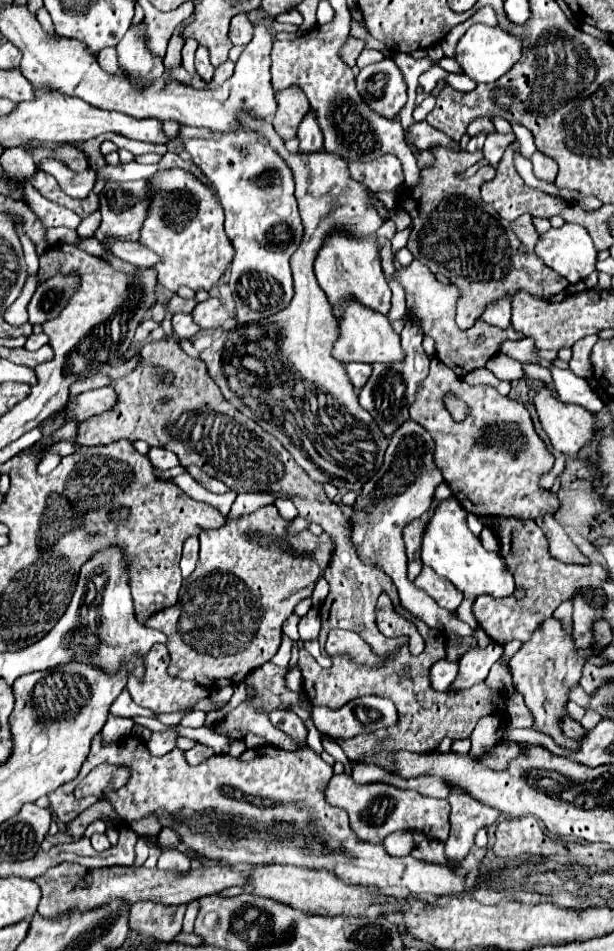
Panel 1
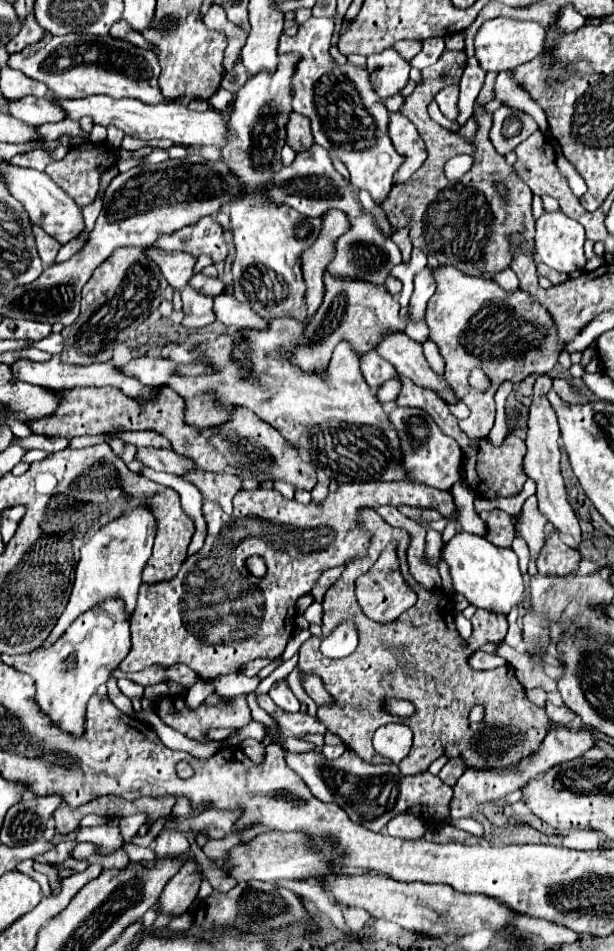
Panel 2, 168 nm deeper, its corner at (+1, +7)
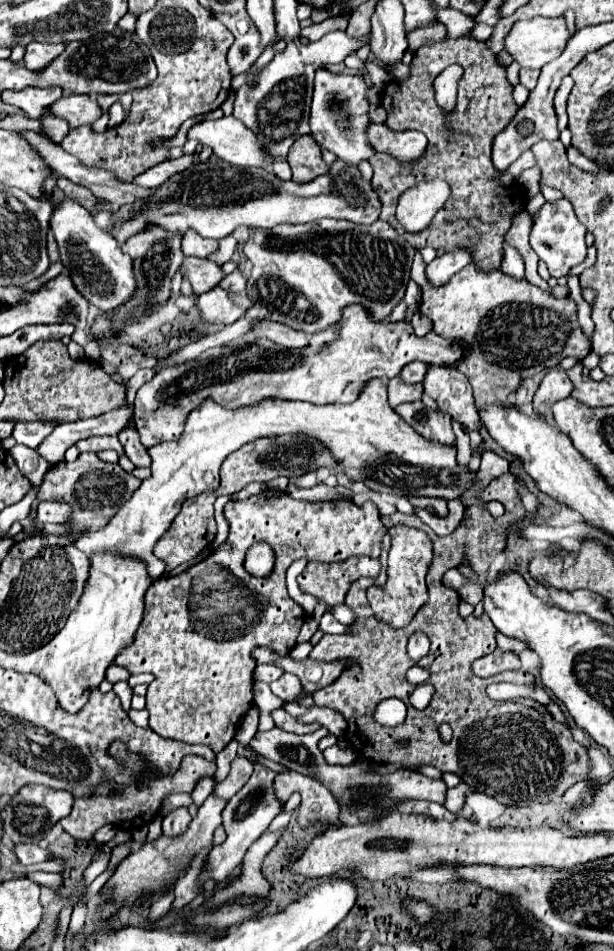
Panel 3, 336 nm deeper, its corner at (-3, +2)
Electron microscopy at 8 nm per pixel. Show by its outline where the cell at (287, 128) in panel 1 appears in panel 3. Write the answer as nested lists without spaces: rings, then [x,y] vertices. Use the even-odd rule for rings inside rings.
[[[301,136],[289,150],[287,162],[293,170],[293,180],[295,182],[309,182],[315,176],[327,174],[329,166],[323,162],[321,148],[313,140],[313,136]]]

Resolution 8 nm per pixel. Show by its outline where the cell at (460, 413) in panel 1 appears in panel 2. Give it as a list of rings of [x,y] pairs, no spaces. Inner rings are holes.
[[[443,267],[443,271],[439,271],[439,283],[437,283],[437,291],[435,295],[429,299],[429,307],[427,307],[427,325],[429,325],[429,339],[439,347],[443,359],[445,359],[445,377],[451,383],[451,387],[455,387],[455,393],[459,395],[459,399],[471,409],[471,415],[463,421],[459,421],[459,427],[463,429],[463,433],[469,437],[471,443],[481,441],[489,435],[493,421],[495,421],[495,399],[493,395],[497,393],[499,385],[503,381],[511,381],[511,383],[521,383],[527,375],[543,375],[549,373],[553,369],[553,365],[557,363],[559,353],[563,351],[565,343],[557,337],[557,327],[553,323],[553,317],[547,313],[547,309],[537,303],[527,291],[505,291],[501,289],[493,279],[481,279],[481,277],[471,277],[465,275],[463,271],[455,269],[455,267]],[[471,369],[483,369],[487,373],[487,377],[491,379],[491,387],[493,393],[479,393],[477,389],[469,387],[469,373]]]

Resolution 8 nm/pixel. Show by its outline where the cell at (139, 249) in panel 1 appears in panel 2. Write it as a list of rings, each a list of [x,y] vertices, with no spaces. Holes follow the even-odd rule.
[[[153,247],[149,251],[151,251],[151,259],[155,259],[155,263],[161,267],[171,287],[183,289],[189,283],[189,279],[195,275],[193,267],[197,263],[197,257],[181,251],[163,251],[159,247]]]

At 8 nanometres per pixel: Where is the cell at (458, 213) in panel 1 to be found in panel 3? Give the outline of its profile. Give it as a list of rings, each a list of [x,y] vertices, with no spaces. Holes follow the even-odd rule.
[[[469,36],[457,40],[441,40],[435,44],[427,44],[417,50],[411,62],[411,78],[397,84],[389,84],[385,88],[383,102],[387,108],[387,126],[393,130],[417,130],[423,132],[429,140],[425,156],[415,164],[401,164],[389,154],[371,156],[373,166],[373,188],[379,192],[383,222],[389,222],[399,236],[405,236],[409,244],[417,250],[431,246],[441,252],[451,252],[451,248],[459,248],[459,244],[475,244],[475,260],[479,270],[493,272],[503,262],[503,236],[513,224],[515,214],[519,214],[525,206],[525,198],[517,184],[503,186],[499,184],[501,172],[491,164],[491,142],[497,132],[501,132],[509,120],[517,112],[517,104],[513,102],[513,86],[505,78],[505,68],[497,64],[493,52],[489,52],[485,42],[477,42]],[[459,64],[465,68],[463,80],[459,84],[457,94],[457,110],[445,114],[433,96],[433,80],[447,66]],[[439,122],[447,124],[439,128]],[[401,170],[411,170],[403,174]],[[441,178],[451,186],[451,196],[443,204],[443,208],[435,214],[429,228],[419,234],[409,234],[401,228],[395,218],[395,208],[399,196],[417,186],[419,182]]]

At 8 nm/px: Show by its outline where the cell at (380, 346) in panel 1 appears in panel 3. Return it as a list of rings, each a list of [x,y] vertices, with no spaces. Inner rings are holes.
[[[427,364],[427,376],[423,378],[425,392],[439,404],[439,410],[463,424],[467,430],[481,426],[479,414],[473,404],[473,394],[467,378],[453,366]]]

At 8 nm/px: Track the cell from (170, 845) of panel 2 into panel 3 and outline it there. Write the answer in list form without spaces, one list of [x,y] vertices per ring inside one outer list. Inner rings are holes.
[[[177,808],[163,818],[163,834],[179,836],[189,828],[189,822],[191,822],[191,816],[187,814],[187,808]]]

